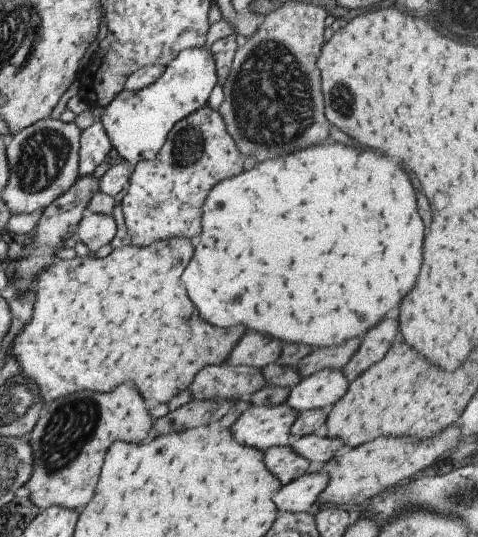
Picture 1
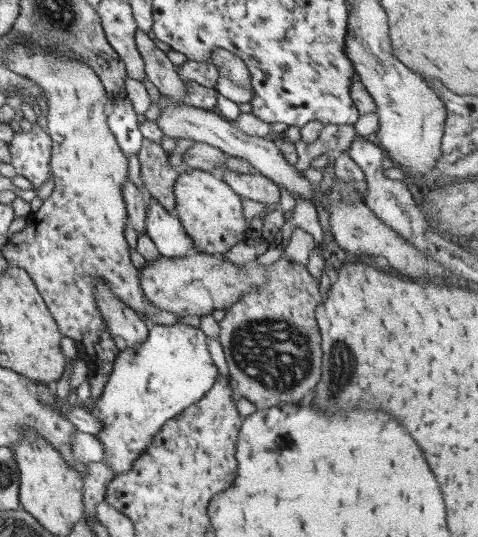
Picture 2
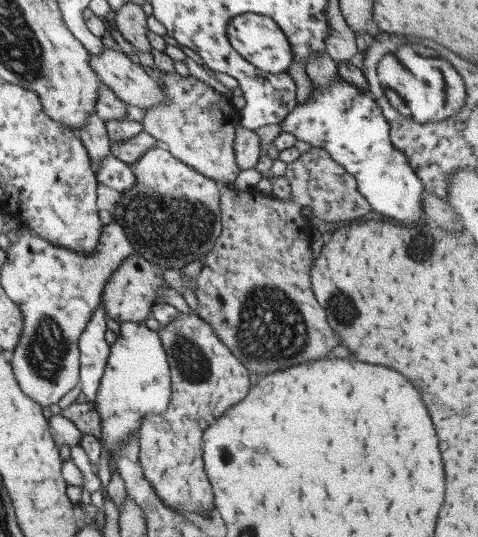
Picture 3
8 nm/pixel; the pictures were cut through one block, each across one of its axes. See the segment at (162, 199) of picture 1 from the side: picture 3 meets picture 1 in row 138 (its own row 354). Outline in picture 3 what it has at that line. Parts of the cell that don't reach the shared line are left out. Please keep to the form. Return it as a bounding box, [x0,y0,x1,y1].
[138,312,248,518]

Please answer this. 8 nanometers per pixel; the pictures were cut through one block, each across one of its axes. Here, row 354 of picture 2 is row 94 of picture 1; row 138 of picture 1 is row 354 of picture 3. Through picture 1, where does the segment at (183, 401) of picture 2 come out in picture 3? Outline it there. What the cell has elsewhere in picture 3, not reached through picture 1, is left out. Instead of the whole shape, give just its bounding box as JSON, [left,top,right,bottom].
[94,322,170,473]

